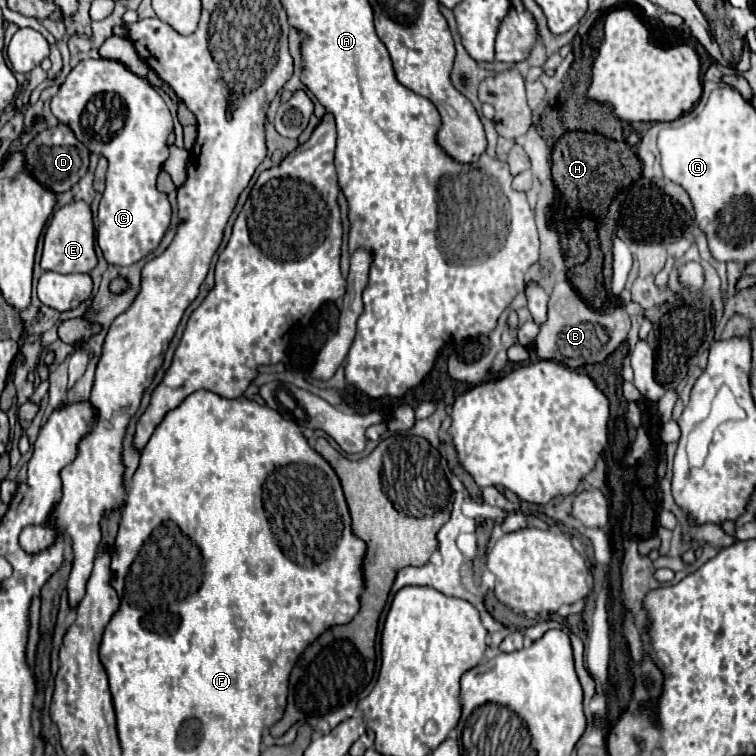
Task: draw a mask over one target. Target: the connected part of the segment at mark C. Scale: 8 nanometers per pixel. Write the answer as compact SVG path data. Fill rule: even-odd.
M103 58L83 60L69 72L57 96L51 100L51 112L57 116L59 122L67 124L91 152L101 154L109 160L105 192L101 196L99 214L97 214L99 220L97 244L105 260L117 266L129 266L141 260L145 254L149 254L159 246L171 220L169 200L163 192L155 188L155 180L161 170L161 164L169 156L167 138L173 132L173 120L163 98L151 88L149 82L129 72L121 62L103 60Z

